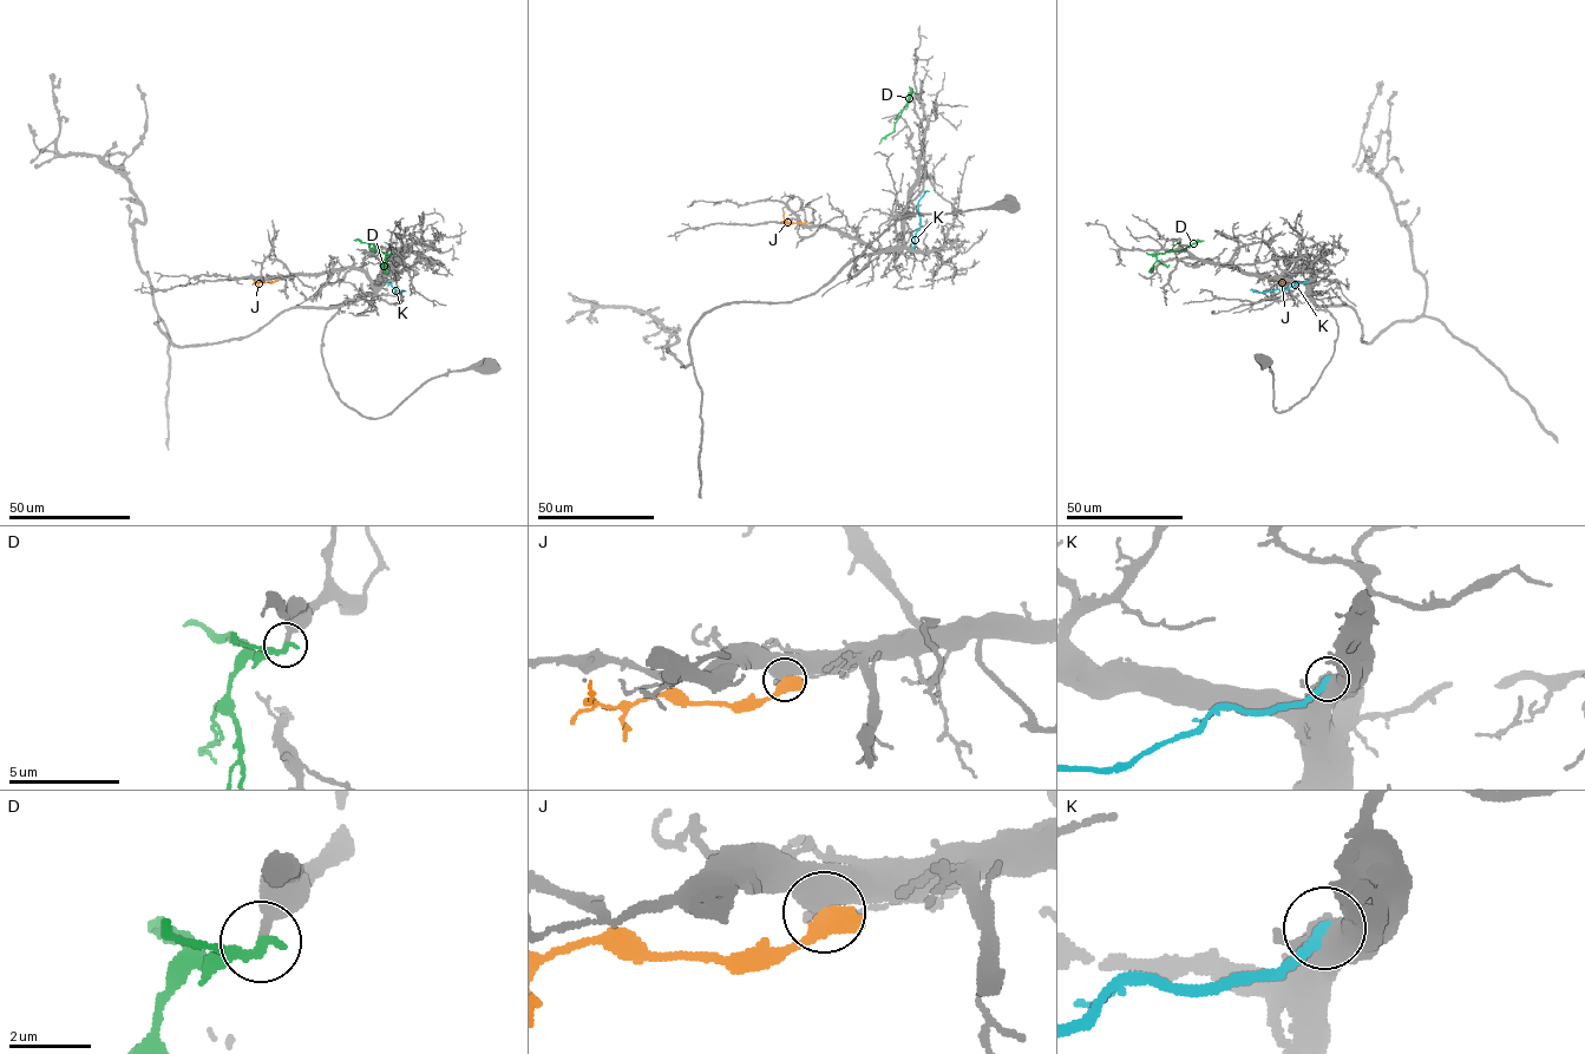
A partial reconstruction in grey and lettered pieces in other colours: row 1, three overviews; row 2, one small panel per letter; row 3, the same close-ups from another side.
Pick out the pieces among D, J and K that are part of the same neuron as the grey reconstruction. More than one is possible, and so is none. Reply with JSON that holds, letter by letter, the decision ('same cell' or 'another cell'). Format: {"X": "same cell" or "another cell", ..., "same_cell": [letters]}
{"D": "same cell", "J": "another cell", "K": "another cell", "same_cell": ["D"]}

